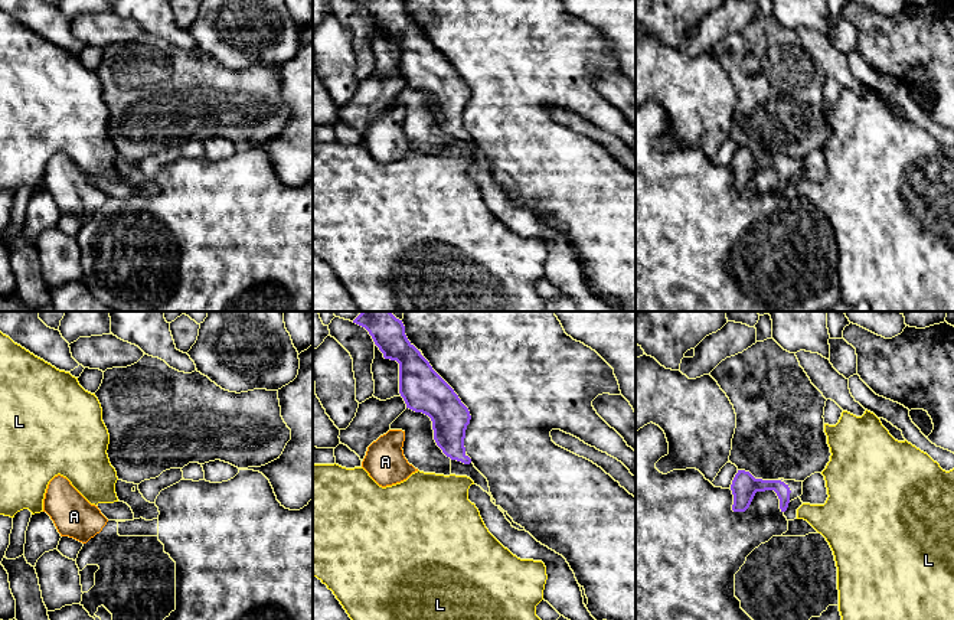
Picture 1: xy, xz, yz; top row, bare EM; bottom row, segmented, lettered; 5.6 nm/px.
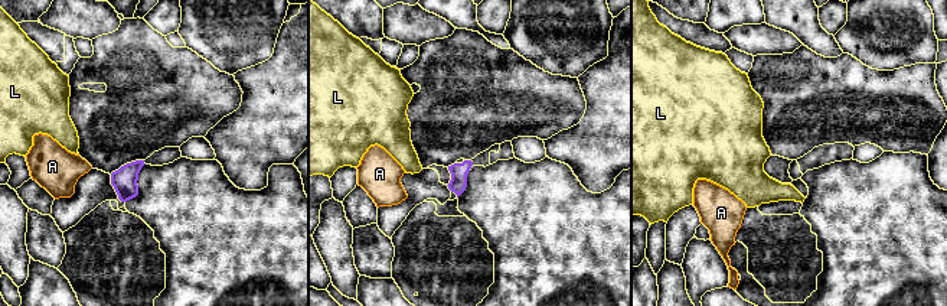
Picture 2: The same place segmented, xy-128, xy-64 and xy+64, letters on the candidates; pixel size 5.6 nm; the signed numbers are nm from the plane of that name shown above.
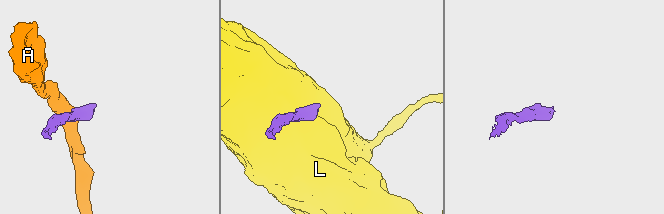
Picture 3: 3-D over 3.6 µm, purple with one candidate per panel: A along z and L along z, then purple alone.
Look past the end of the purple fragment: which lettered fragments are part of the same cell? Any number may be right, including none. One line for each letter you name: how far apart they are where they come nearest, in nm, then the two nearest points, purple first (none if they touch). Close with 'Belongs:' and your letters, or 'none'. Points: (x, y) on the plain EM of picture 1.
Belongs: none

